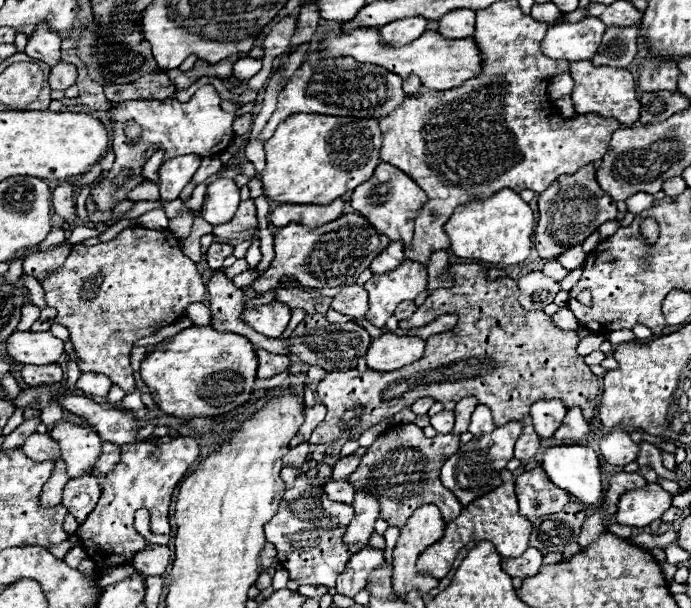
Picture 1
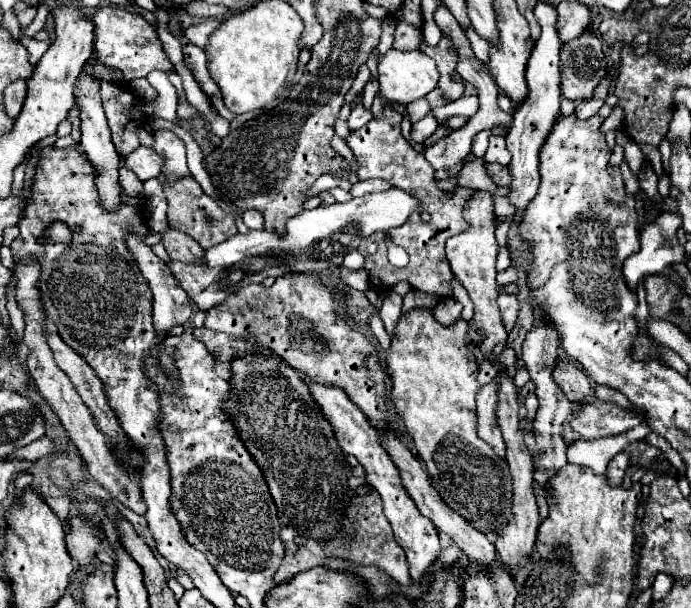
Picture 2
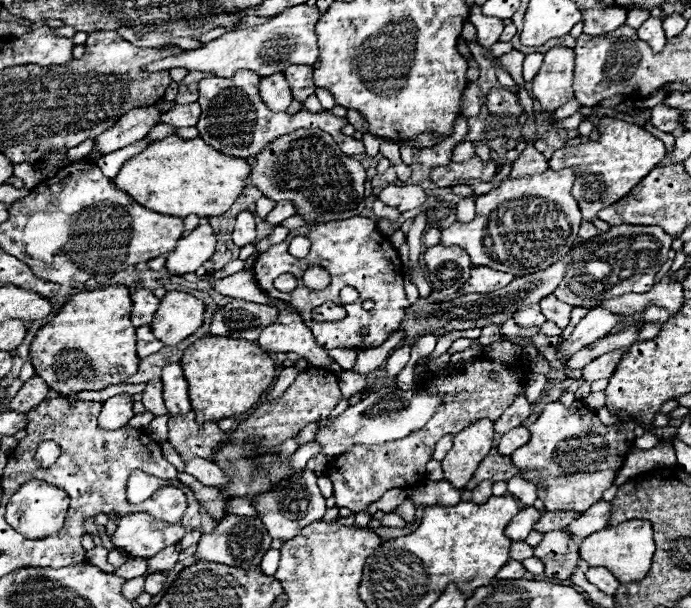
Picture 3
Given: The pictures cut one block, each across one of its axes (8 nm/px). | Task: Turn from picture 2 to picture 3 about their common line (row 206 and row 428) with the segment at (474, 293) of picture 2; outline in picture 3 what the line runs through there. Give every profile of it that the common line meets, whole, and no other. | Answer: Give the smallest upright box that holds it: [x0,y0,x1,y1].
[442,418,494,488]

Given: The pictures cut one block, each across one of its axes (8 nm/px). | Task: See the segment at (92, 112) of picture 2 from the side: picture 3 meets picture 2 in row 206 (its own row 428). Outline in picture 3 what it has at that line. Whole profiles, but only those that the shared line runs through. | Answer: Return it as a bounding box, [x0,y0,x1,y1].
[100,394,134,430]

